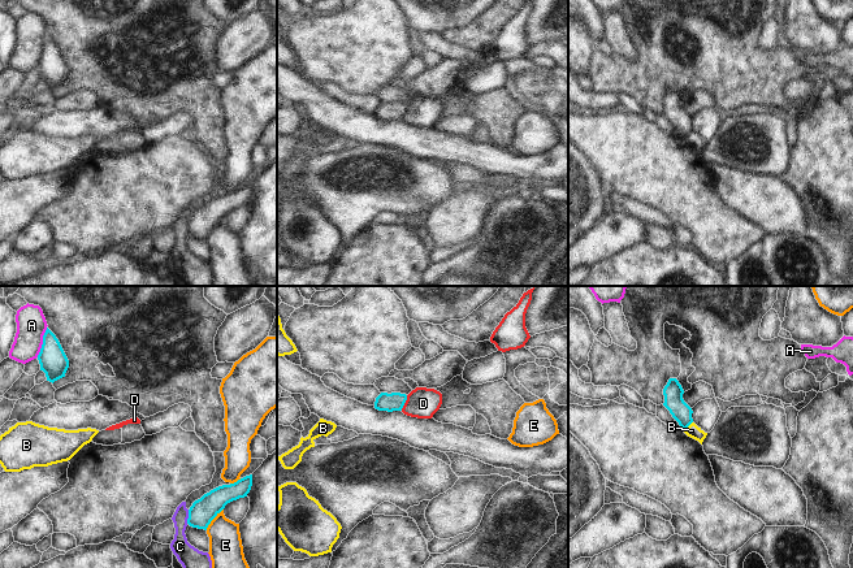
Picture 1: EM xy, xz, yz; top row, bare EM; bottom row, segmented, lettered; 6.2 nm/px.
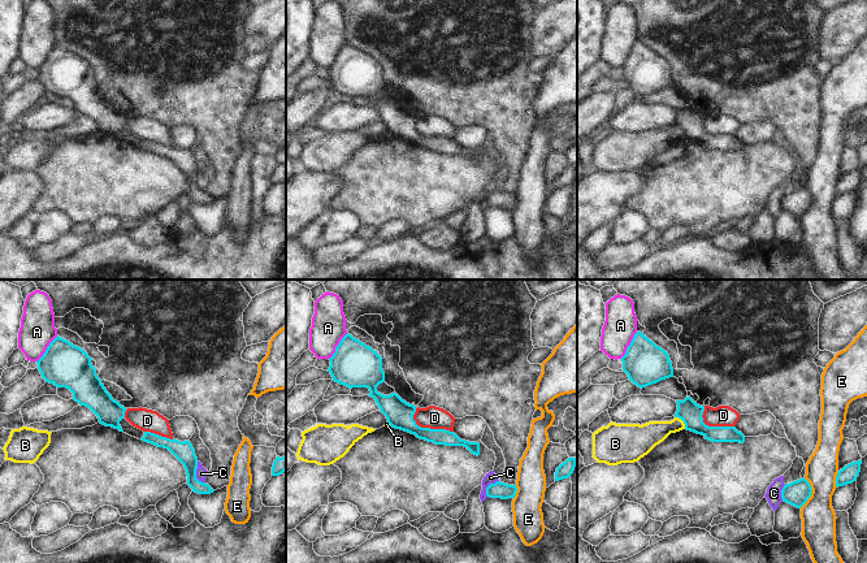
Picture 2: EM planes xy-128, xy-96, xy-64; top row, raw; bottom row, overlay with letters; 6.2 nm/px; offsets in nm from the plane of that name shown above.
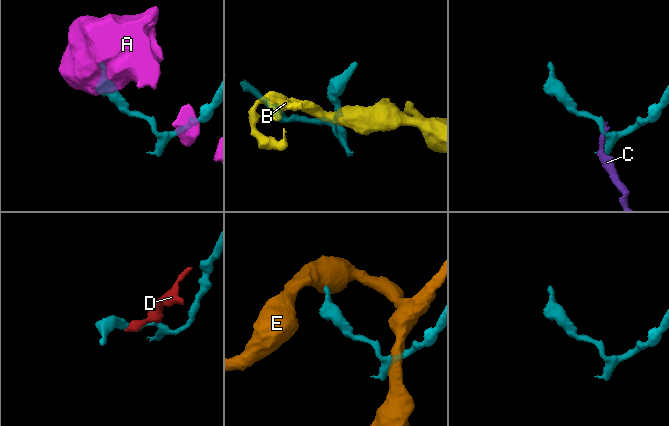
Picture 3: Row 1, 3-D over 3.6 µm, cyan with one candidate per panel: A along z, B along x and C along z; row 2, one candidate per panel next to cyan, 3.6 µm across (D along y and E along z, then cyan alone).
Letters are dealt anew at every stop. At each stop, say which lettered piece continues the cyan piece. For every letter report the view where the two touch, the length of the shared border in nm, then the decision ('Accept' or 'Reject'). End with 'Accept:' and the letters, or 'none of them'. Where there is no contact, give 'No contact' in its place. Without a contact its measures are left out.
A: Touches cyan in xy. Shared border 200 nm. Reject
B: Touches cyan in yz. Shared border 90 nm. Reject
C: Touches cyan in xy. Shared border 90 nm. Reject
D: Touches cyan in xz. Shared border 100 nm. Reject
E: Touches cyan in xy. Shared border 170 nm. Reject
Accept: none of them.

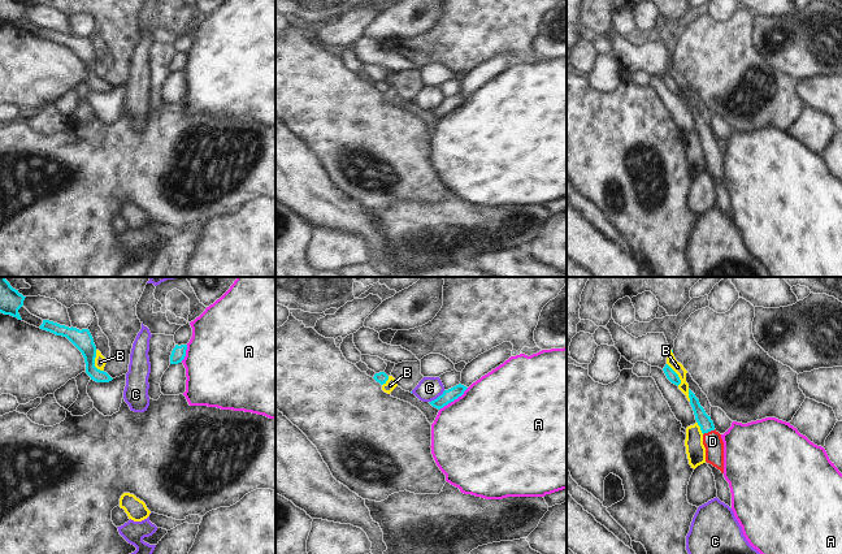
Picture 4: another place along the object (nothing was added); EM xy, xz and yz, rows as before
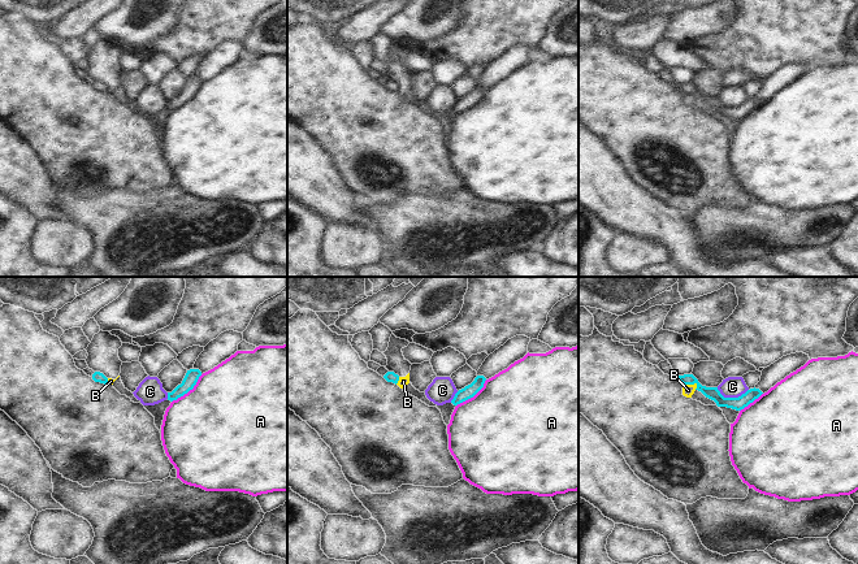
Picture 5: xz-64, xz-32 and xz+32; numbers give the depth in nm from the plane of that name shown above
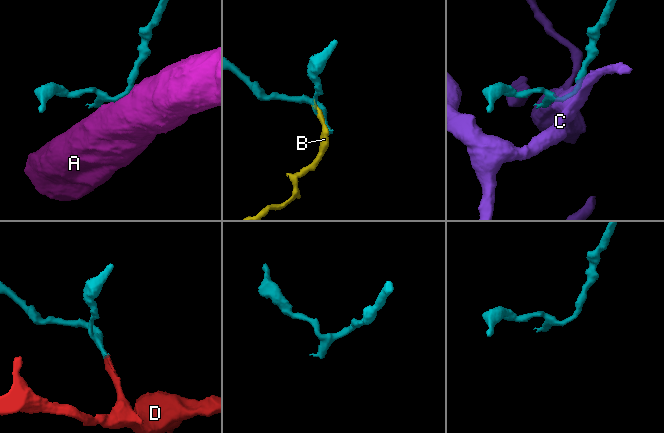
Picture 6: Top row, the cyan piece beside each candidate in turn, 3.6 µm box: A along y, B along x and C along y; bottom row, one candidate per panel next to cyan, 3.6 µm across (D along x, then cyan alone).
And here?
A: Touches cyan in xz. Shared border 240 nm. Reject
B: Touches cyan in xy. Shared border 140 nm. Reject
C: Touches cyan in xz. Shared border 130 nm. Reject
D: Touches cyan in yz. Shared border 90 nm. Accept
Accept: D.

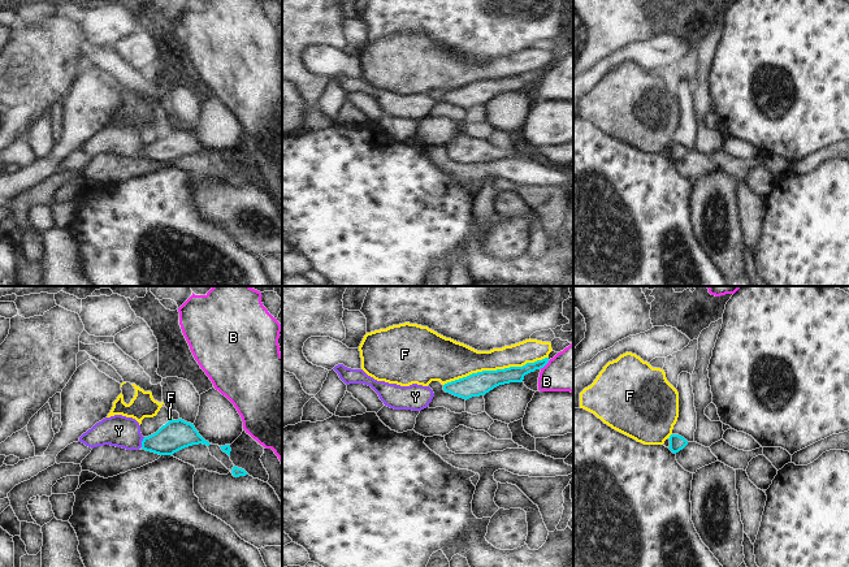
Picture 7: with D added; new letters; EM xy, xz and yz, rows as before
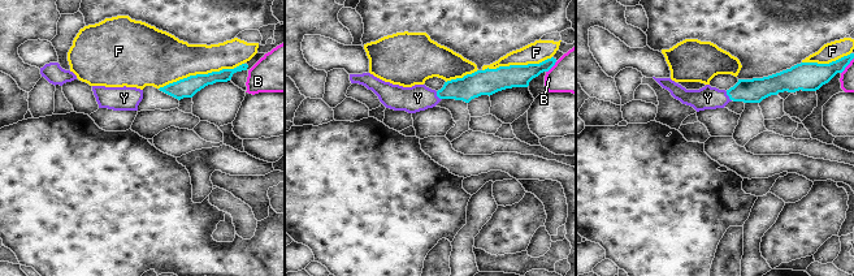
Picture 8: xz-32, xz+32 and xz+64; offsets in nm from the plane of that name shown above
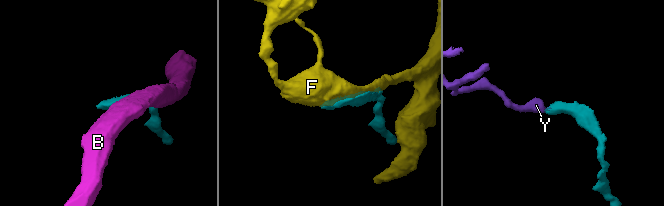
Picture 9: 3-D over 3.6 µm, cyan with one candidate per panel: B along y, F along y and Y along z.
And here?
B: Touches cyan in xz. Shared border 80 nm. Reject
F: Touches cyan in xz. Shared border 650 nm. Reject
Y: Touches cyan in xy. Shared border 70 nm. Accept
Accept: Y.

